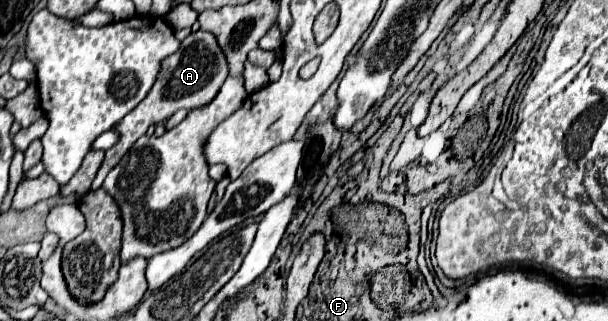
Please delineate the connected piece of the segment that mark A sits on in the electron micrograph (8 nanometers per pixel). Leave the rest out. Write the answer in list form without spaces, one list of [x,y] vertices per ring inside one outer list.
[[[203,30],[191,32],[181,42],[179,50],[175,54],[167,56],[167,60],[163,60],[159,76],[155,78],[151,92],[137,104],[137,108],[133,108],[133,112],[129,112],[113,128],[119,134],[119,142],[105,152],[105,160],[93,180],[93,190],[97,190],[103,184],[107,172],[125,156],[125,152],[135,144],[137,138],[141,138],[147,132],[147,128],[151,124],[159,124],[159,122],[167,120],[171,114],[175,114],[181,108],[195,110],[195,108],[205,106],[207,102],[211,102],[215,98],[215,92],[219,92],[219,88],[223,86],[223,80],[227,78],[227,74],[229,74],[229,68],[227,68],[225,56],[223,56],[215,36],[209,32],[203,32]]]

